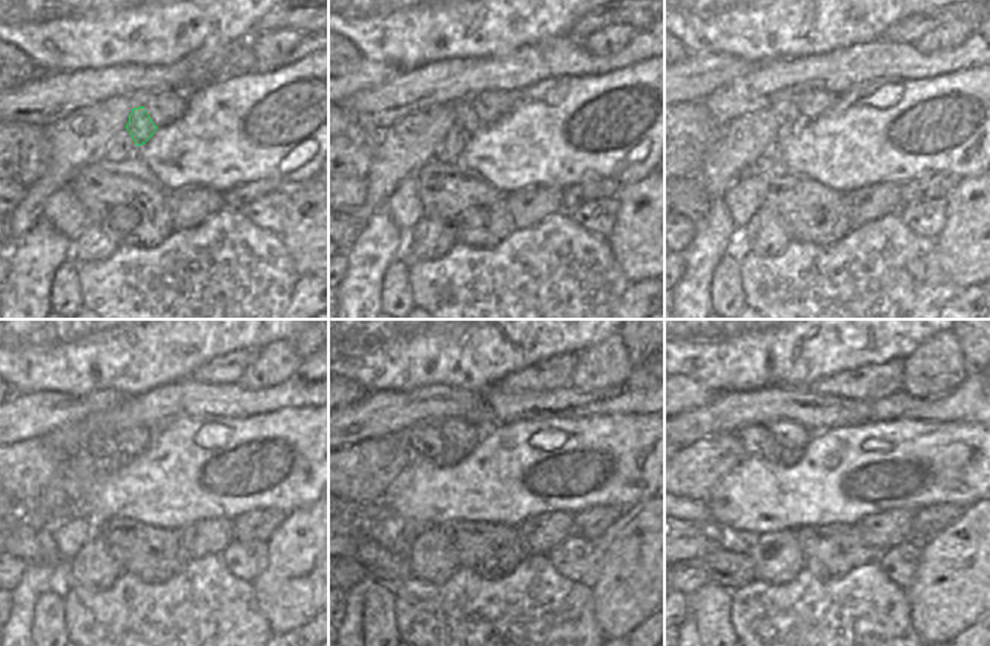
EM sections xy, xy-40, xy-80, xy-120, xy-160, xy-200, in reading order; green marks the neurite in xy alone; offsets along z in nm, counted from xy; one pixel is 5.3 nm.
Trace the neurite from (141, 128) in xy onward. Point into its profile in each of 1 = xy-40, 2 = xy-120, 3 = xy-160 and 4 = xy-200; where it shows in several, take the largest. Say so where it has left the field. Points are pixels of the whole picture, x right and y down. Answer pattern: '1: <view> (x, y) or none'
1: xy-40 (467, 119)
2: xy-120 (102, 447)
3: xy-160 (425, 439)
4: xy-200 (756, 439)

